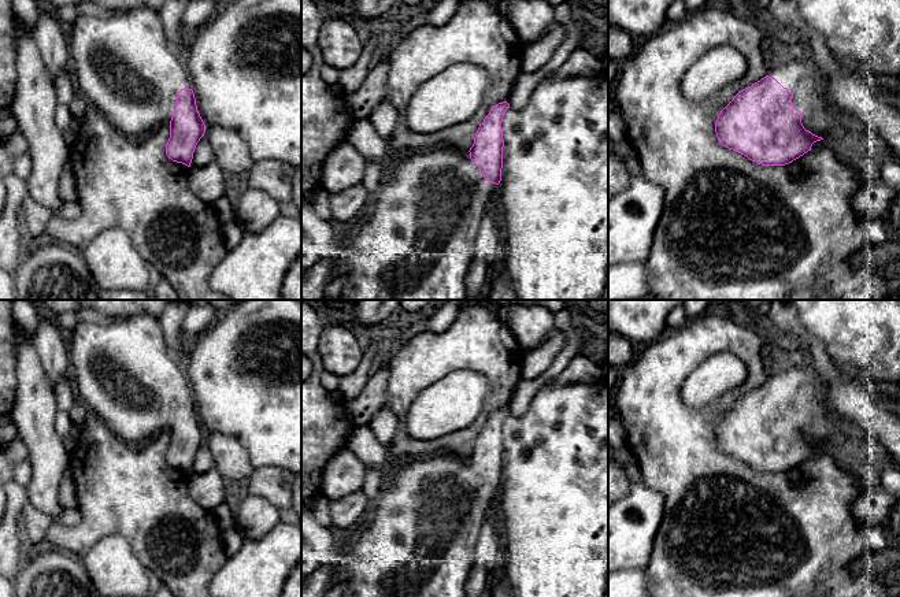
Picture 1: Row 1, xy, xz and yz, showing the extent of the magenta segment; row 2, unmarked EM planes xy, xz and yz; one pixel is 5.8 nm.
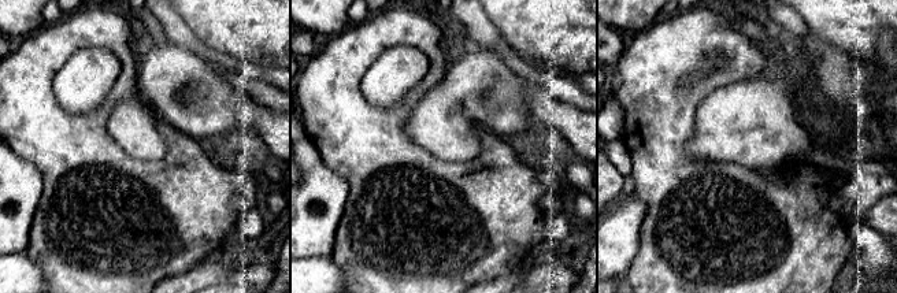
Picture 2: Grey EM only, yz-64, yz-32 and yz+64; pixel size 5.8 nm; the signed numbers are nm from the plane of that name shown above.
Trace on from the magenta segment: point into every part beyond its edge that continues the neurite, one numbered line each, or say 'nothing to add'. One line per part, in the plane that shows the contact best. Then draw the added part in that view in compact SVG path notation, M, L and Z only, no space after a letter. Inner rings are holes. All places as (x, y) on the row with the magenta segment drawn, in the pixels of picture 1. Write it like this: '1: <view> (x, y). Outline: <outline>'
1: yz (811, 86). Outline: M810 52L803 59L793 58L779 66L771 64L767 75L793 94L792 103L801 112L801 123L812 134L830 140L853 122L836 104L830 75L814 62Z

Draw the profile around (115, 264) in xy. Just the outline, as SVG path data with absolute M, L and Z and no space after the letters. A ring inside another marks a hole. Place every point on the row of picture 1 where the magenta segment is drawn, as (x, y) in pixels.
M107 229L81 252L93 279L105 290L140 292L155 281L148 263L122 229Z

